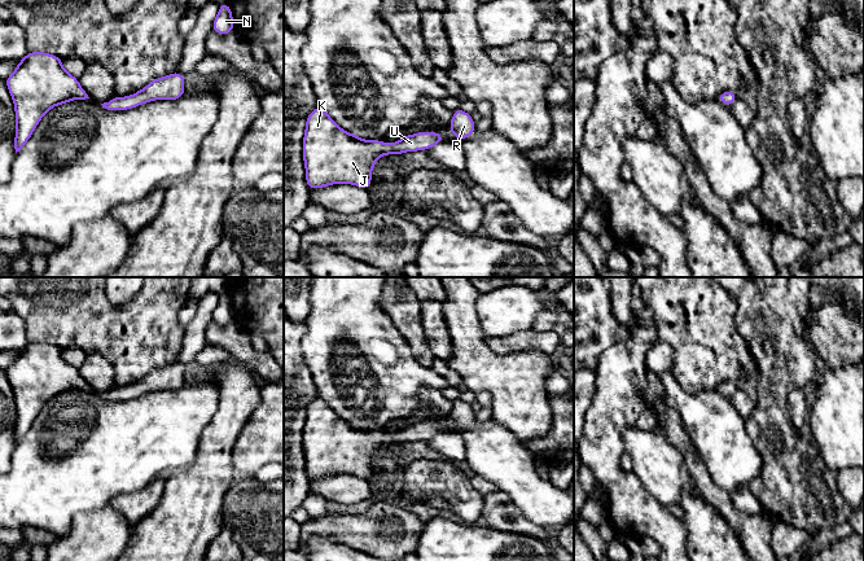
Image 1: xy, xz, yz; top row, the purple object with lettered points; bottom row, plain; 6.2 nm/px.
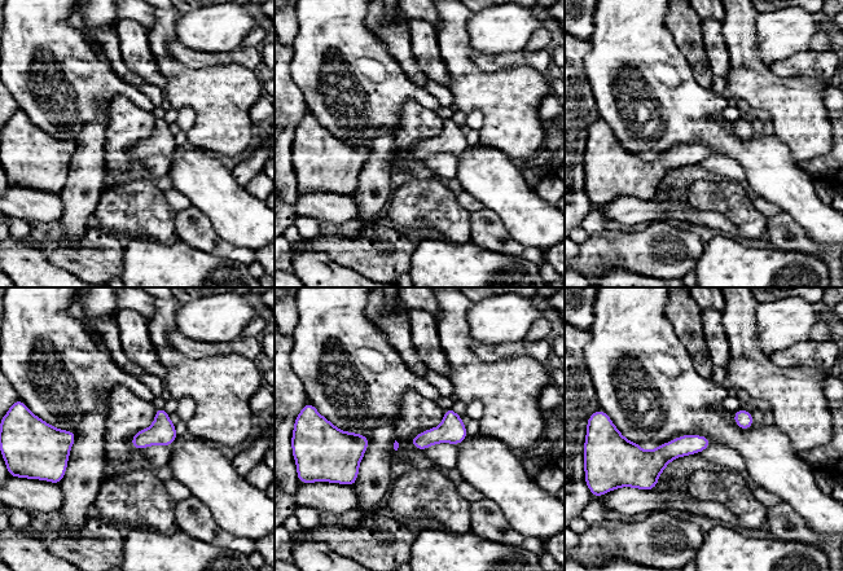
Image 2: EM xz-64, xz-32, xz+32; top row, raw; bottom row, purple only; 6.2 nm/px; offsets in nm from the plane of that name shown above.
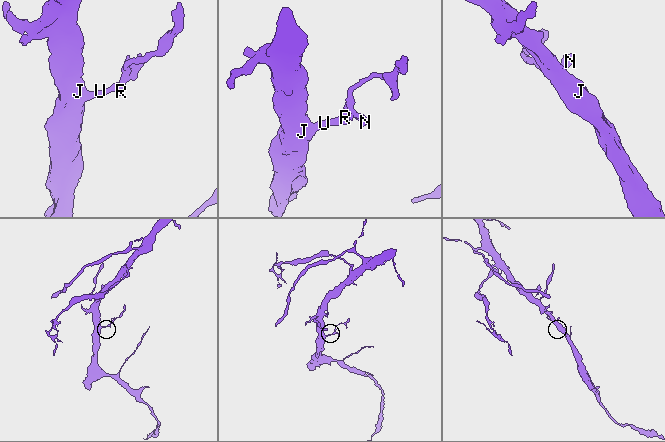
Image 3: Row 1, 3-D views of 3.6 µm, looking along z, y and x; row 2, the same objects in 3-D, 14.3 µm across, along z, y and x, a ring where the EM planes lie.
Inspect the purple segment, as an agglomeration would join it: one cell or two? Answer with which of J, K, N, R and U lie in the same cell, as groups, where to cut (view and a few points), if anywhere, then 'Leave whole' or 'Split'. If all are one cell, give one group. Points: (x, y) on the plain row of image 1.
Groups: J K N R U. No split. Leave whole

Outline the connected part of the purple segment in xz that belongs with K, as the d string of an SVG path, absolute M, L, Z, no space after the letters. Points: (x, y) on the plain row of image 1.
M317 396L307 406L303 425L306 474L310 479L332 474L351 474L368 479L372 474L372 459L381 446L429 441L438 433L444 433L444 426L433 421L404 425L394 434L363 430L359 425L341 418Z

